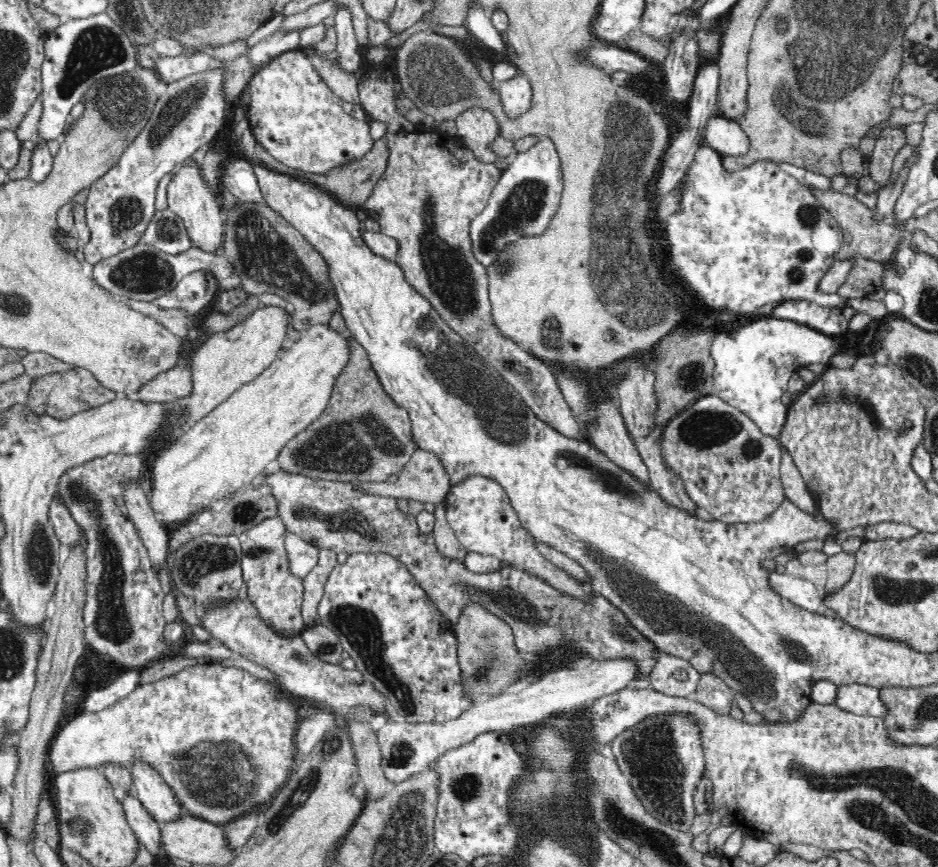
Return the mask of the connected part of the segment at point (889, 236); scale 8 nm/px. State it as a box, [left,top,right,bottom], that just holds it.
[810,188,914,268]

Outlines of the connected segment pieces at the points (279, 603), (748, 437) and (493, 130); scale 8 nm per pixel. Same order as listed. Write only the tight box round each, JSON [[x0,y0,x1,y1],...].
[[239,516,307,633],[657,393,786,523],[455,106,499,163]]

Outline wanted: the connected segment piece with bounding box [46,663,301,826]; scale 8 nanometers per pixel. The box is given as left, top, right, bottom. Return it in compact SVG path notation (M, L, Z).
M196 664L173 676L150 682L98 712L82 711L49 738L46 763L51 773L76 768L98 768L113 762L130 771L134 760L153 766L175 792L182 810L222 826L258 808L265 809L278 788L288 780L294 764L294 736L301 704L284 696L275 685L258 680L242 668Z

